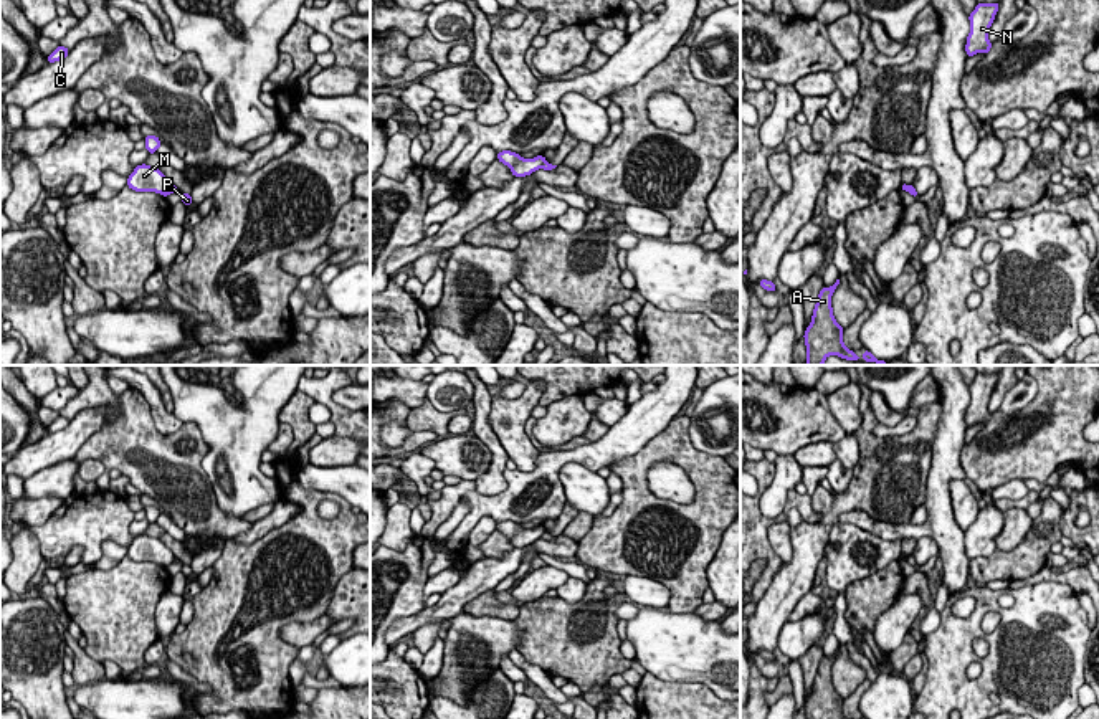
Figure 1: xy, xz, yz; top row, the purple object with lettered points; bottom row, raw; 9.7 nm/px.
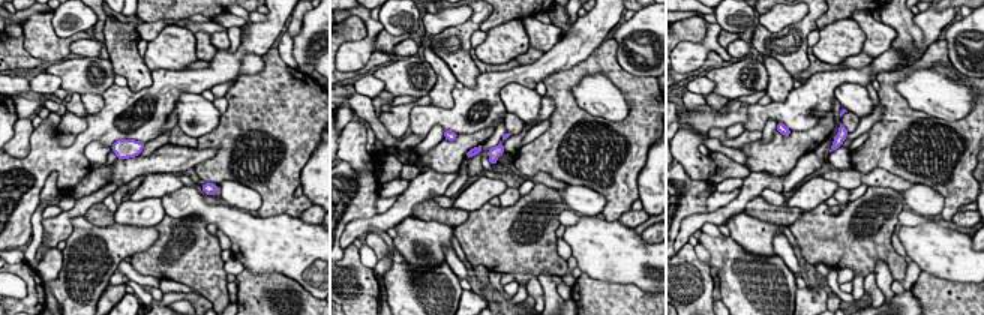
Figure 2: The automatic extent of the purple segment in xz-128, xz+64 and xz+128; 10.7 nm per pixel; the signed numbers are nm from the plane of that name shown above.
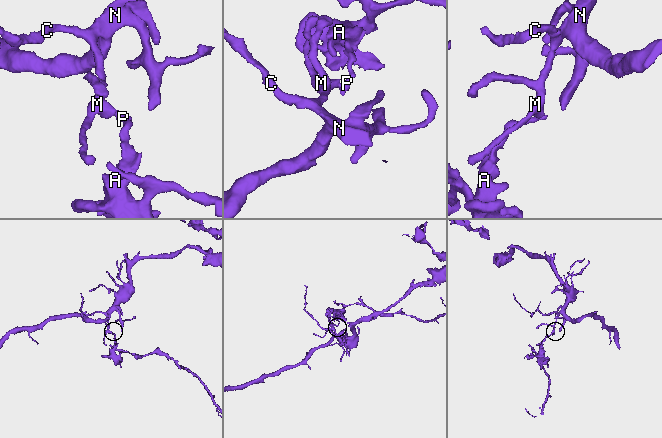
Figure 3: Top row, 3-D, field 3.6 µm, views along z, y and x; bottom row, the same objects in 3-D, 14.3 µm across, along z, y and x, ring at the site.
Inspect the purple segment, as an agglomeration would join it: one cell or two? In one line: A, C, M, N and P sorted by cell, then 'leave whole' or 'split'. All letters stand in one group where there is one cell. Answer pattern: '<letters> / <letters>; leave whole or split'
A P / C M N; split

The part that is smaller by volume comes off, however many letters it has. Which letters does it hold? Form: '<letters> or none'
A, P

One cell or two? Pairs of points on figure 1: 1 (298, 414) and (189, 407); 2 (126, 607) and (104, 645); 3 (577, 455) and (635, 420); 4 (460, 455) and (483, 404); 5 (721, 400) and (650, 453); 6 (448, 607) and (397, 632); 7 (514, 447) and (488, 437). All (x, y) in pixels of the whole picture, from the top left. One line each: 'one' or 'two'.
1: two
2: one
3: one
4: two
5: two
6: one
7: two

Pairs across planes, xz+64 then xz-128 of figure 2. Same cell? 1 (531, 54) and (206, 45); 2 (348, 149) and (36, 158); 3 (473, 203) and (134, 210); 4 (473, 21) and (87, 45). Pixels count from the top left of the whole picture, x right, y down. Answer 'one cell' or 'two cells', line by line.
1: one cell
2: two cells
3: two cells
4: two cells

